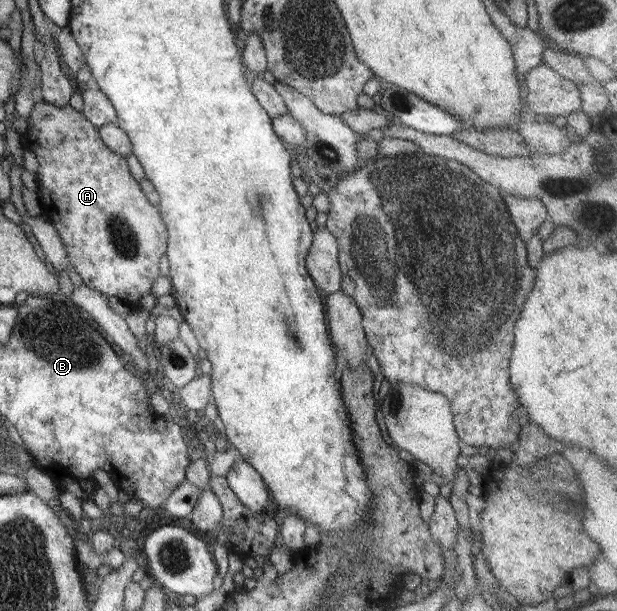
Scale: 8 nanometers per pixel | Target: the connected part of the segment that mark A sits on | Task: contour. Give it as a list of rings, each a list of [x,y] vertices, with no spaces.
[[[41,102],[33,105],[26,120],[29,127],[20,135],[20,145],[34,152],[38,162],[36,193],[41,214],[54,224],[73,270],[85,287],[99,295],[118,298],[124,304],[137,304],[141,297],[150,294],[153,280],[160,275],[159,260],[166,252],[168,236],[157,207],[147,201],[129,174],[125,159],[103,144],[96,128],[81,112],[69,105],[57,107]]]

